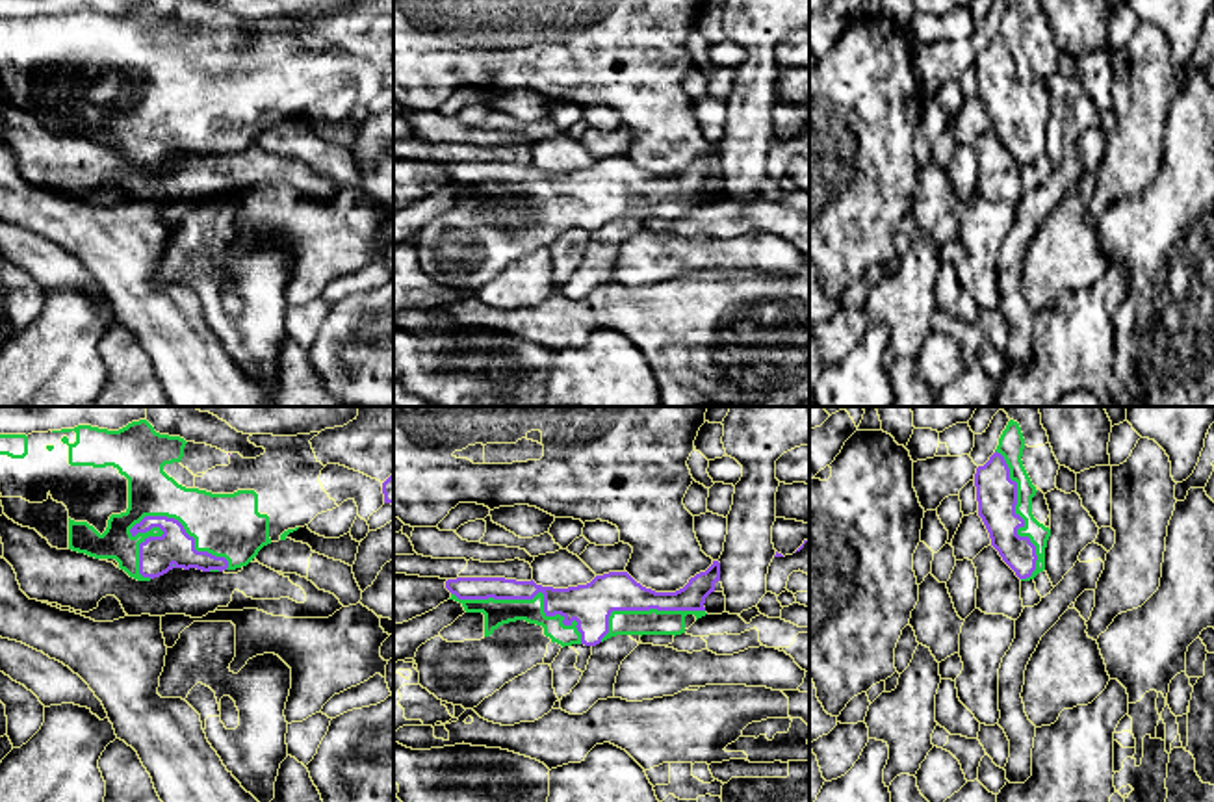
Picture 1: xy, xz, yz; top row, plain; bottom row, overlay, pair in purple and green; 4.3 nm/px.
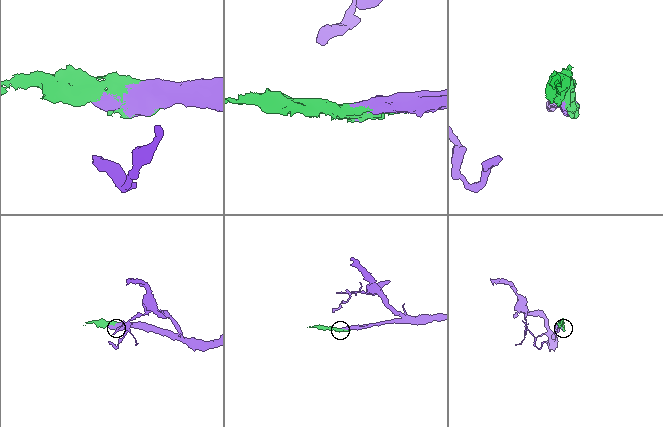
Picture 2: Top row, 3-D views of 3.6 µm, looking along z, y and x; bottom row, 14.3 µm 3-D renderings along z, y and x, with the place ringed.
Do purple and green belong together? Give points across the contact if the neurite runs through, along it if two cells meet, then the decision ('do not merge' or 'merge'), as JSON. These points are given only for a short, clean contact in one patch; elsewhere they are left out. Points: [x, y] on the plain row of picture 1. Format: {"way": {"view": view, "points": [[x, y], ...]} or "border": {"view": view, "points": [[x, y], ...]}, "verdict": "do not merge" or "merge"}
{"verdict": "merge"}

